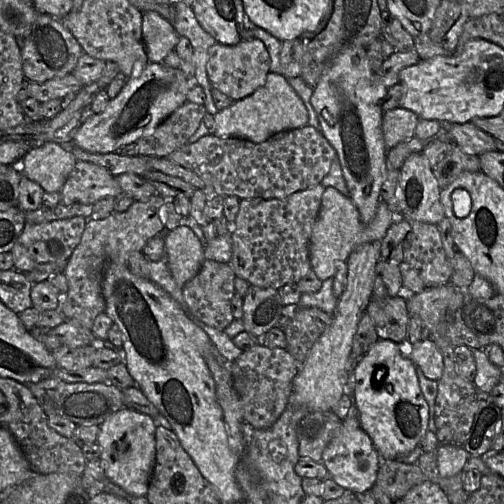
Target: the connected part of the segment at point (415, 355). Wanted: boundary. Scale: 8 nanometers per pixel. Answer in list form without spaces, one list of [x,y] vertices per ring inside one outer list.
[[[430,338],[411,345],[407,350],[407,356],[422,370],[426,378],[436,382],[441,378],[443,357]]]

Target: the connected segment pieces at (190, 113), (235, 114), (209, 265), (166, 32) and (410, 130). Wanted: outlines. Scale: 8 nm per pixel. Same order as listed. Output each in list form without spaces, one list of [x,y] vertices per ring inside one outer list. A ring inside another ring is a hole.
[[[186,101],[163,120],[151,134],[135,142],[136,155],[166,158],[188,144],[188,139],[197,130],[206,113],[204,104]]]
[[[270,72],[262,87],[213,116],[215,124],[209,134],[220,138],[245,139],[253,143],[262,143],[280,132],[308,125],[308,113],[303,101],[283,75]]]
[[[205,259],[199,272],[182,289],[182,295],[190,312],[204,324],[224,330],[233,320],[231,299],[235,294],[236,278],[229,263]]]
[[[154,11],[142,14],[142,39],[148,62],[162,63],[176,47],[180,36],[171,22]]]
[[[401,107],[385,112],[382,129],[386,148],[391,149],[398,143],[413,138],[418,120],[419,117],[414,112]]]

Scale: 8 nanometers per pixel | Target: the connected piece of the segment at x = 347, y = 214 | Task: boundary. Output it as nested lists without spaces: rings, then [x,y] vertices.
[[[333,187],[325,188],[310,237],[309,257],[312,271],[322,282],[334,277],[338,264],[346,261],[353,249],[364,243],[380,242],[395,218],[389,206],[380,200],[374,219],[364,224],[350,197],[344,196]]]

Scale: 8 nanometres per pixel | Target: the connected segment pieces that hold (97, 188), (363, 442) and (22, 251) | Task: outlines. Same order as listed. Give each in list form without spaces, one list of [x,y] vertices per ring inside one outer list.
[[[77,160],[59,191],[59,202],[65,206],[75,203],[93,205],[104,198],[116,199],[121,194],[122,189],[116,177],[105,168]]]
[[[355,416],[342,420],[340,428],[322,454],[322,463],[327,468],[329,477],[346,491],[354,494],[371,490],[376,484],[381,461],[370,437],[361,428],[359,419]]]
[[[75,216],[39,224],[25,223],[20,236],[10,251],[13,256],[13,269],[27,273],[40,264],[68,261],[80,242],[86,221],[87,219],[84,217]]]

